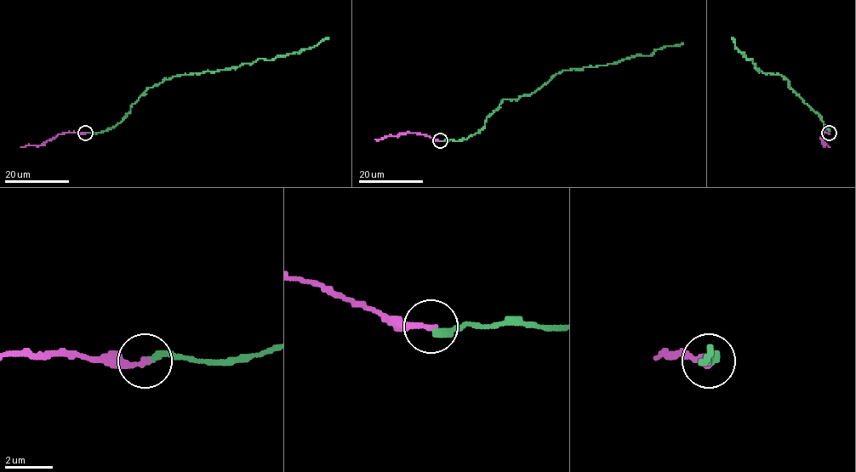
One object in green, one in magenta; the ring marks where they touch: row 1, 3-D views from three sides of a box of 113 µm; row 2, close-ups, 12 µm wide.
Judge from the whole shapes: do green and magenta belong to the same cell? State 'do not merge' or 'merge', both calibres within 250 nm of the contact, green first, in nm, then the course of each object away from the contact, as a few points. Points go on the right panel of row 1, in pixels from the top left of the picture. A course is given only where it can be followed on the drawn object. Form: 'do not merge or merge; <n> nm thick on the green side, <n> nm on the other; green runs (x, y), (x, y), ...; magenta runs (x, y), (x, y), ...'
merge; 360 nm thick on the green side, 280 nm on the other; green runs (830, 133), (821, 117), (788, 87), (789, 82), (783, 76), (758, 71), (751, 59), (735, 47), (732, 37); magenta runs (830, 133), (823, 132), (820, 138), (824, 145), (829, 146)

